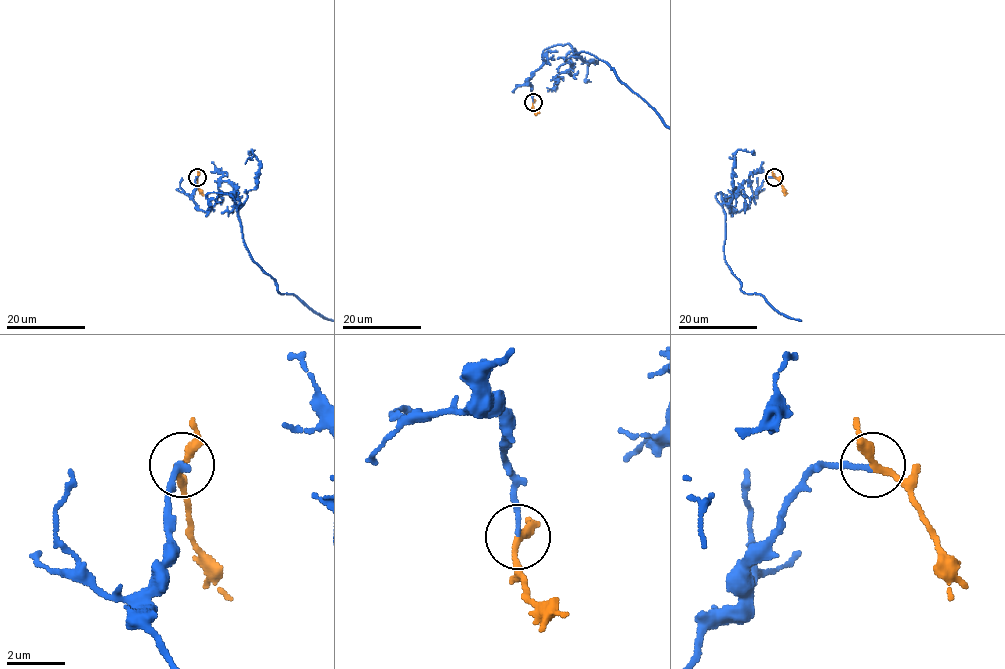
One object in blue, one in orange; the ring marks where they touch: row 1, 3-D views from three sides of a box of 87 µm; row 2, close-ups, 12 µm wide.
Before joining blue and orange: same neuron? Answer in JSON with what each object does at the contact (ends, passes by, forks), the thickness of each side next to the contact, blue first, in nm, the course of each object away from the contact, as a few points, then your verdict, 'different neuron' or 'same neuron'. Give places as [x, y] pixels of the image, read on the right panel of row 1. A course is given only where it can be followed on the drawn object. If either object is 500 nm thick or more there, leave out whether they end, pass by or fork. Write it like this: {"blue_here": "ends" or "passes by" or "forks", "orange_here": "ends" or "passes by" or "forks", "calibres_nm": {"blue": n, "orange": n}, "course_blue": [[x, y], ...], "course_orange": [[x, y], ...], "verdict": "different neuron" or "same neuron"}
{"blue_here": "ends", "orange_here": "passes by", "calibres_nm": {"blue": 190, "orange": 260}, "course_orange": [[774, 176], [785, 195]], "verdict": "same neuron"}

